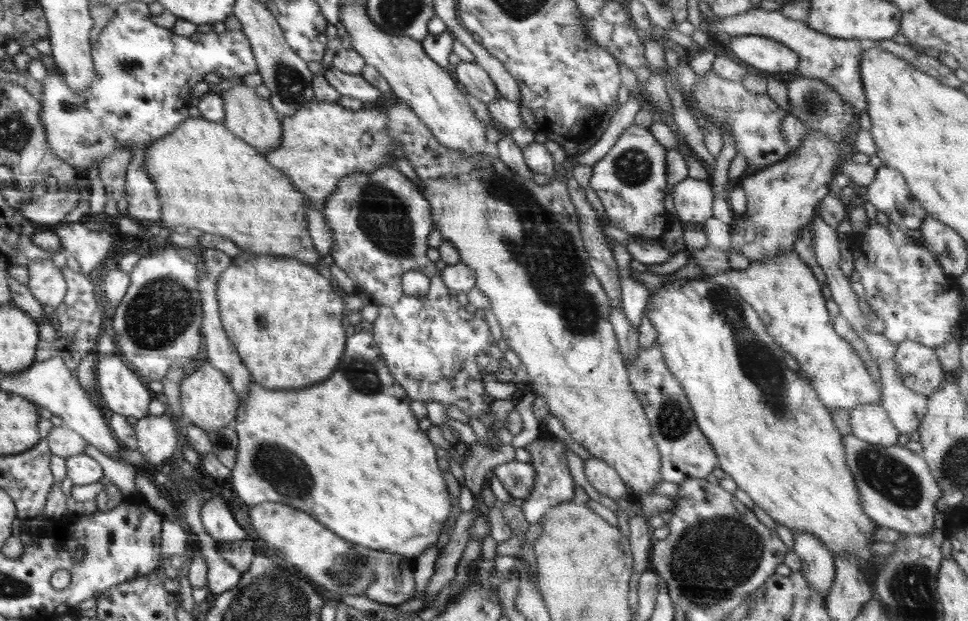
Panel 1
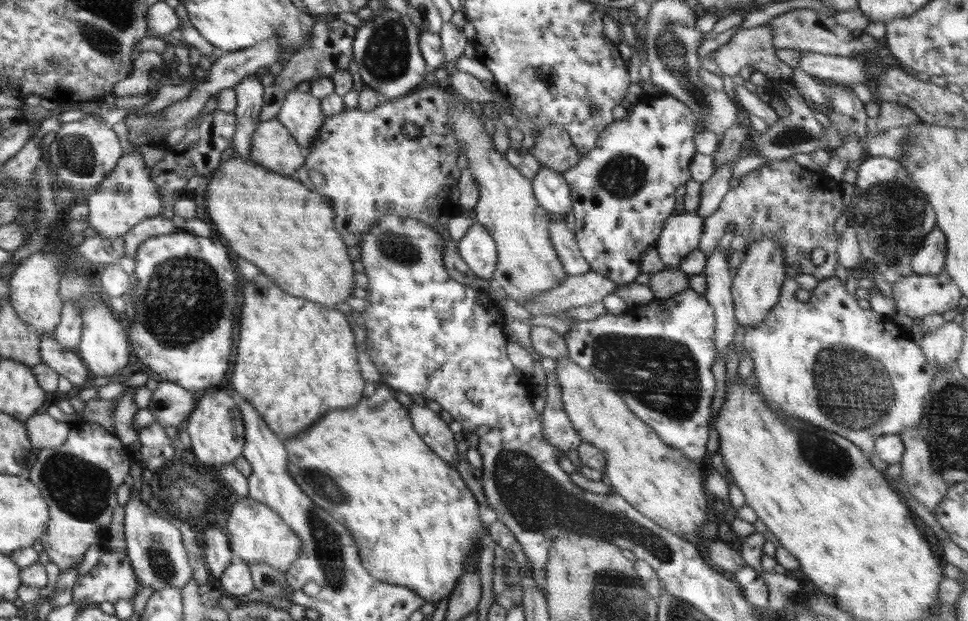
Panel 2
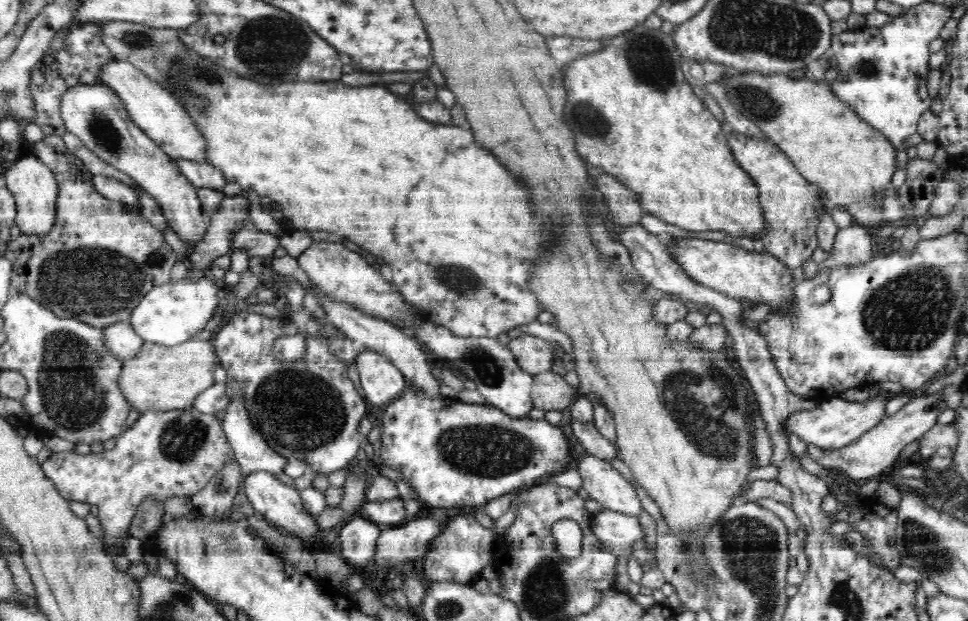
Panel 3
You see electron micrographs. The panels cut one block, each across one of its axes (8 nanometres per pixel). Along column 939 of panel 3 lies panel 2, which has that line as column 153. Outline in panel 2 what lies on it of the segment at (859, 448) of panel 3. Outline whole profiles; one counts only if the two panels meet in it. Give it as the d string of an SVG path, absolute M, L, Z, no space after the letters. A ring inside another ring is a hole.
M158 379L158 386L152 393L149 410L160 426L183 427L190 413L196 407L199 394L195 394L174 381Z

